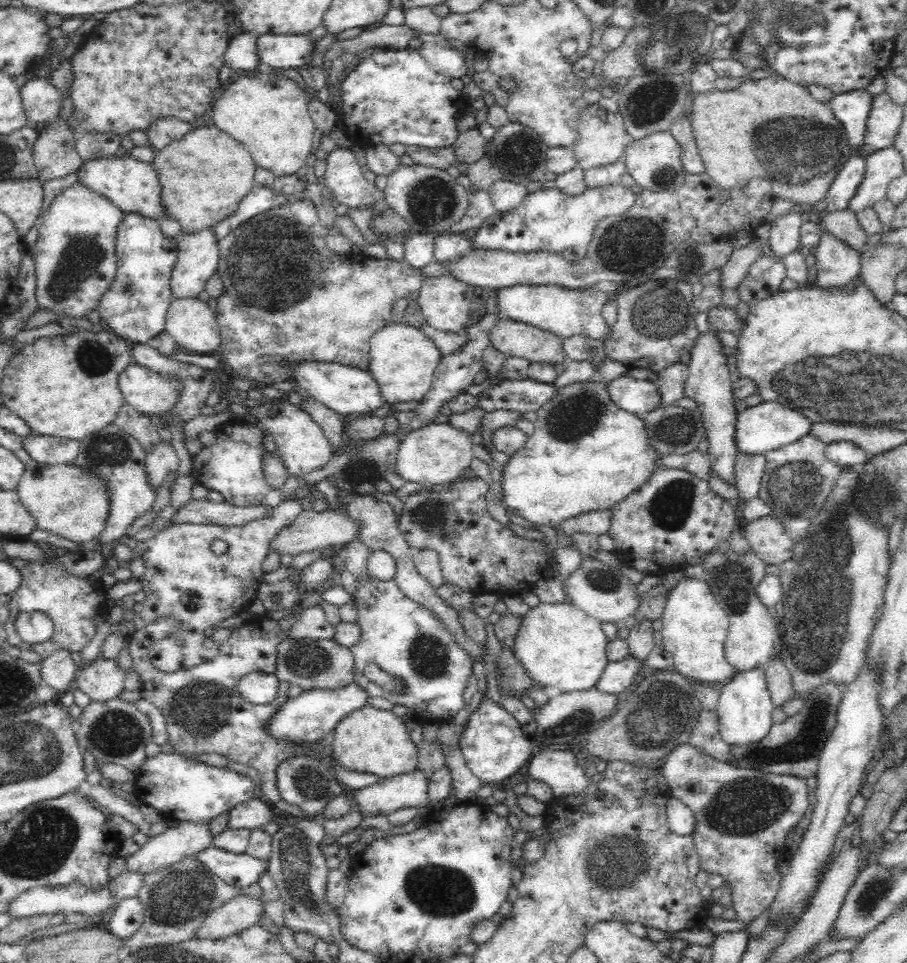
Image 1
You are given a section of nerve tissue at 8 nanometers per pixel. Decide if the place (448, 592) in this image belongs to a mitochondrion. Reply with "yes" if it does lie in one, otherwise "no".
no

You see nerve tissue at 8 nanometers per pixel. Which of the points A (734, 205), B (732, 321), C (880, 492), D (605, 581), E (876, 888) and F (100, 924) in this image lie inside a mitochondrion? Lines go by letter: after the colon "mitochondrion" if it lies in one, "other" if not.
A: other
B: other
C: mitochondrion
D: mitochondrion
E: mitochondrion
F: other

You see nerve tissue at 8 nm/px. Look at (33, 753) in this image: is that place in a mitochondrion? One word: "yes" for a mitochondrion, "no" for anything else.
yes

